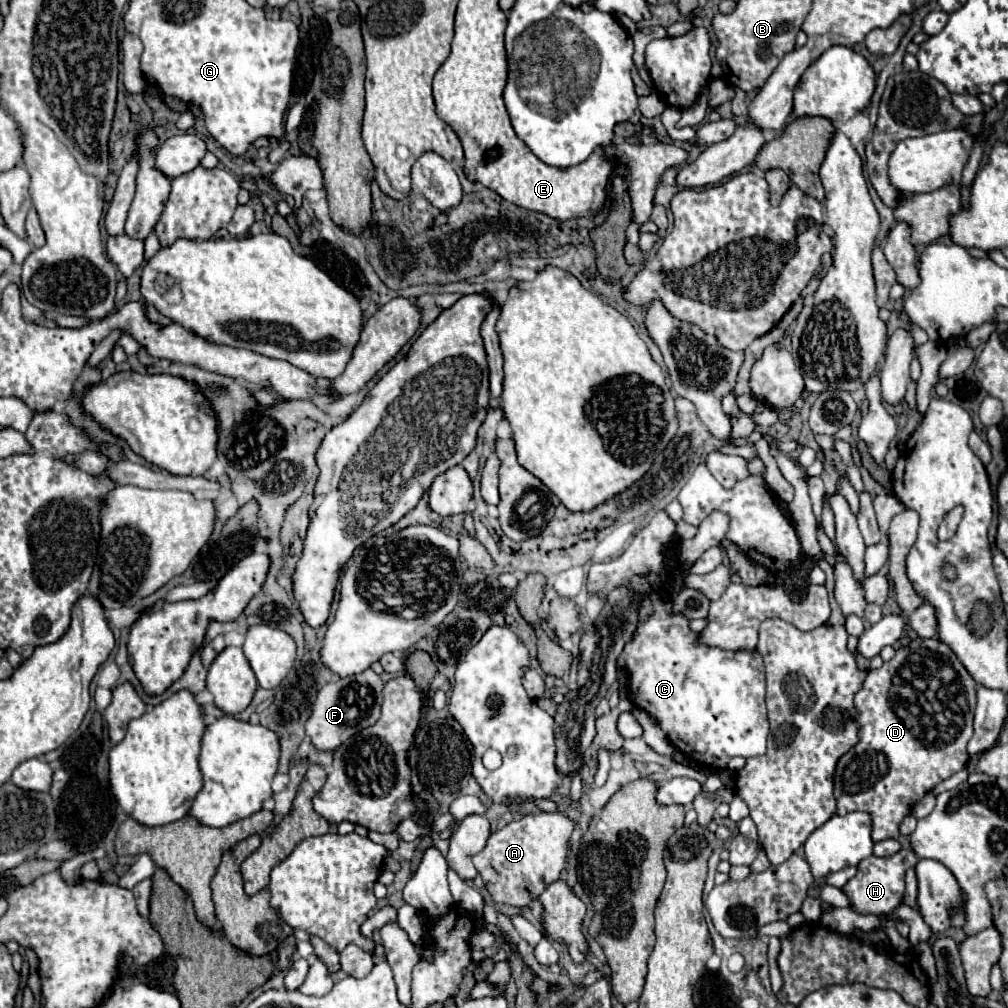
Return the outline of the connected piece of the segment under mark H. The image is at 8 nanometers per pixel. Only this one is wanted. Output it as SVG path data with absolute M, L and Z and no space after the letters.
M900 849L898 853L890 857L876 857L870 855L864 861L858 863L858 873L842 887L842 891L848 895L852 909L858 913L888 913L902 905L904 901L904 875L910 867L916 867L918 857L914 851Z

